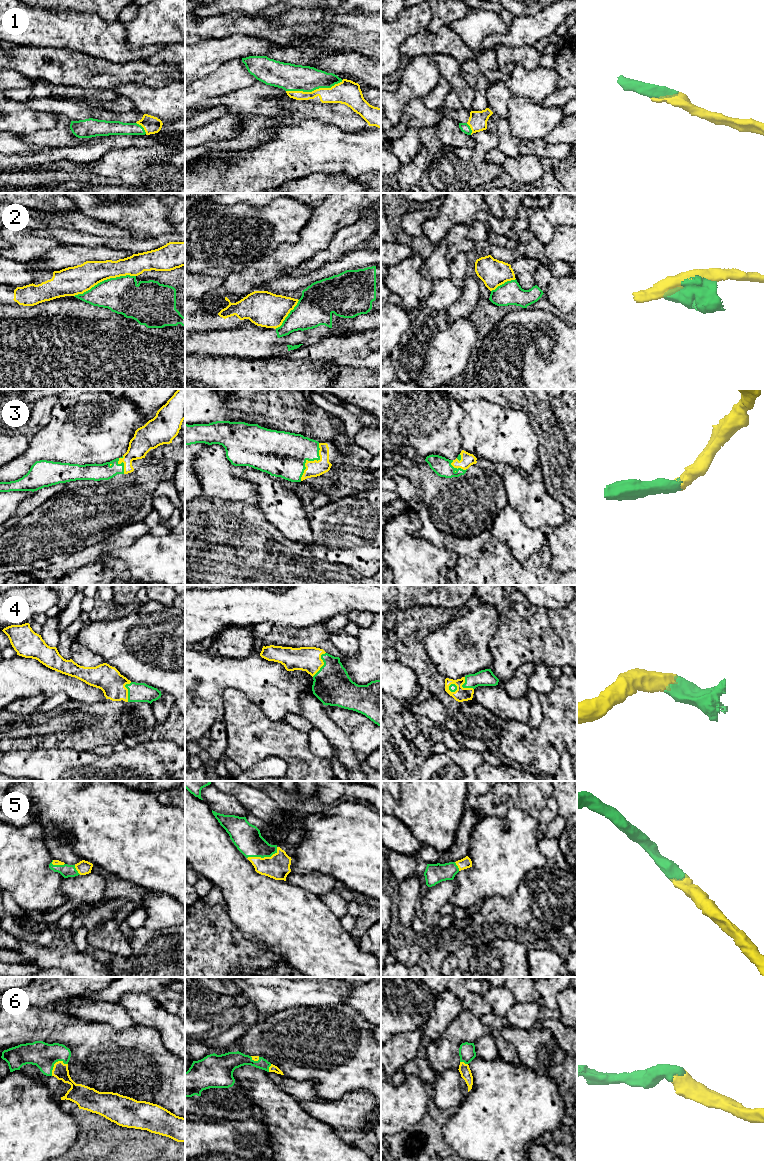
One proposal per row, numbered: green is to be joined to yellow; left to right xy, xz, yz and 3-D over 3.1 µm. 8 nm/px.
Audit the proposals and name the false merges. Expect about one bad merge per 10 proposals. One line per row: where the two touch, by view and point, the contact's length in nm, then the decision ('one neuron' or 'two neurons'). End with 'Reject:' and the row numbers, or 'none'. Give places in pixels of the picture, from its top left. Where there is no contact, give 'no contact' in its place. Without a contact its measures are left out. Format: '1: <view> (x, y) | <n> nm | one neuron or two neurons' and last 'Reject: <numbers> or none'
1: xz (314, 90) | 460 nm | one neuron
2: xy (104, 279) | 500 nm | two neurons
3: xz (310, 461) | 340 nm | one neuron
4: xz (323, 664) | 220 nm | one neuron
5: xz (264, 857) | 260 nm | one neuron
6: xy (55, 1063) | 170 nm | one neuron
Reject: 2

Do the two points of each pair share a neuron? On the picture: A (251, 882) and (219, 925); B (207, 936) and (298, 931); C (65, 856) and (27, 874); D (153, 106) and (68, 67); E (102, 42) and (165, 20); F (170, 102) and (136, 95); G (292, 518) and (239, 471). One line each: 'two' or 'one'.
A: two
B: two
C: two
D: two
E: two
F: one
G: one

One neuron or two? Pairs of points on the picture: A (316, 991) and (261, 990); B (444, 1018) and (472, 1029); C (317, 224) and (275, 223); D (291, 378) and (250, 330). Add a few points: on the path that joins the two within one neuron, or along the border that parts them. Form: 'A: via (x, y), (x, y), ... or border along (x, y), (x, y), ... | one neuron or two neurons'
A: via (302, 991), (275, 991) | one neuron
B: border along (462, 1009), (459, 1015), (437, 1039) | two neurons
C: border along (314, 206), (308, 223), (292, 243) | two neurons
D: border along (288, 351), (278, 356), (250, 359) | two neurons

